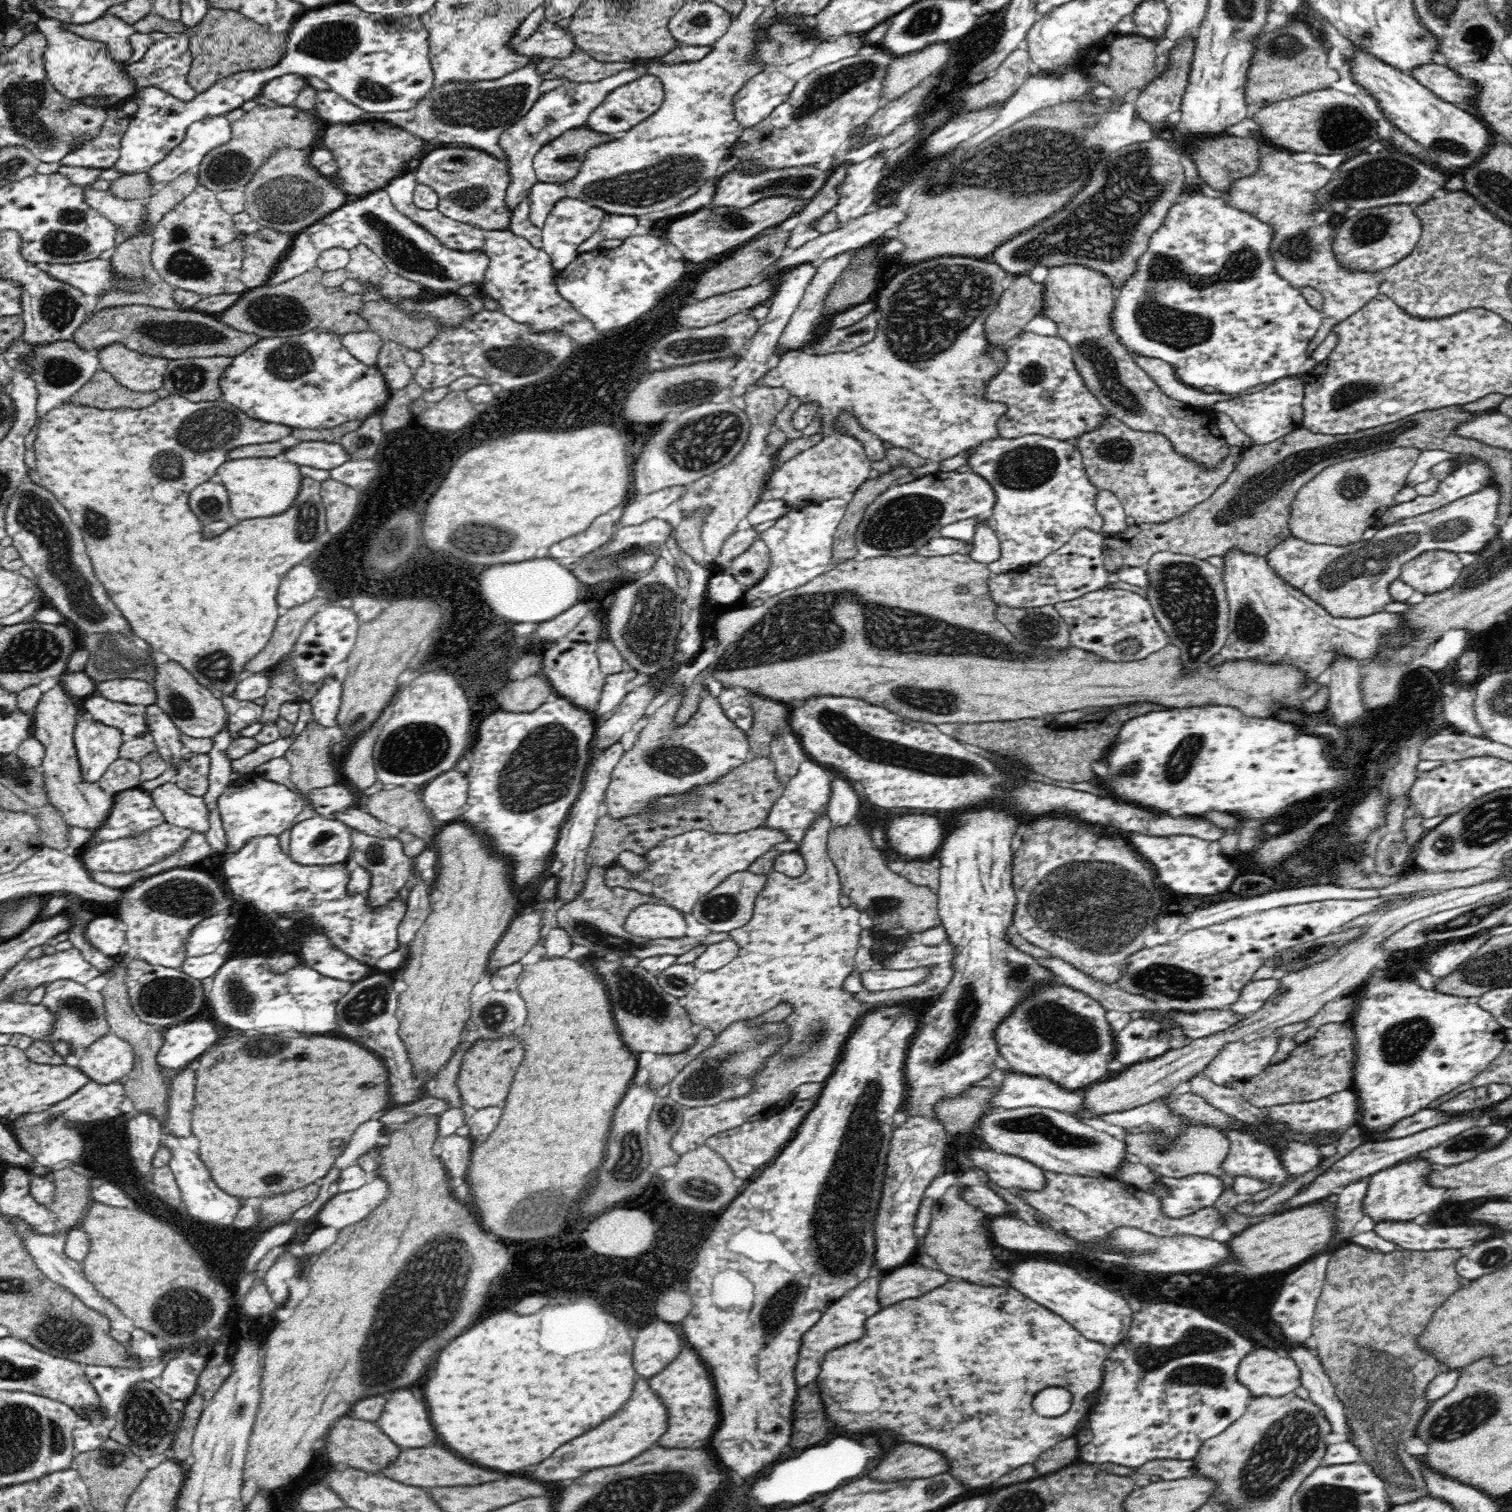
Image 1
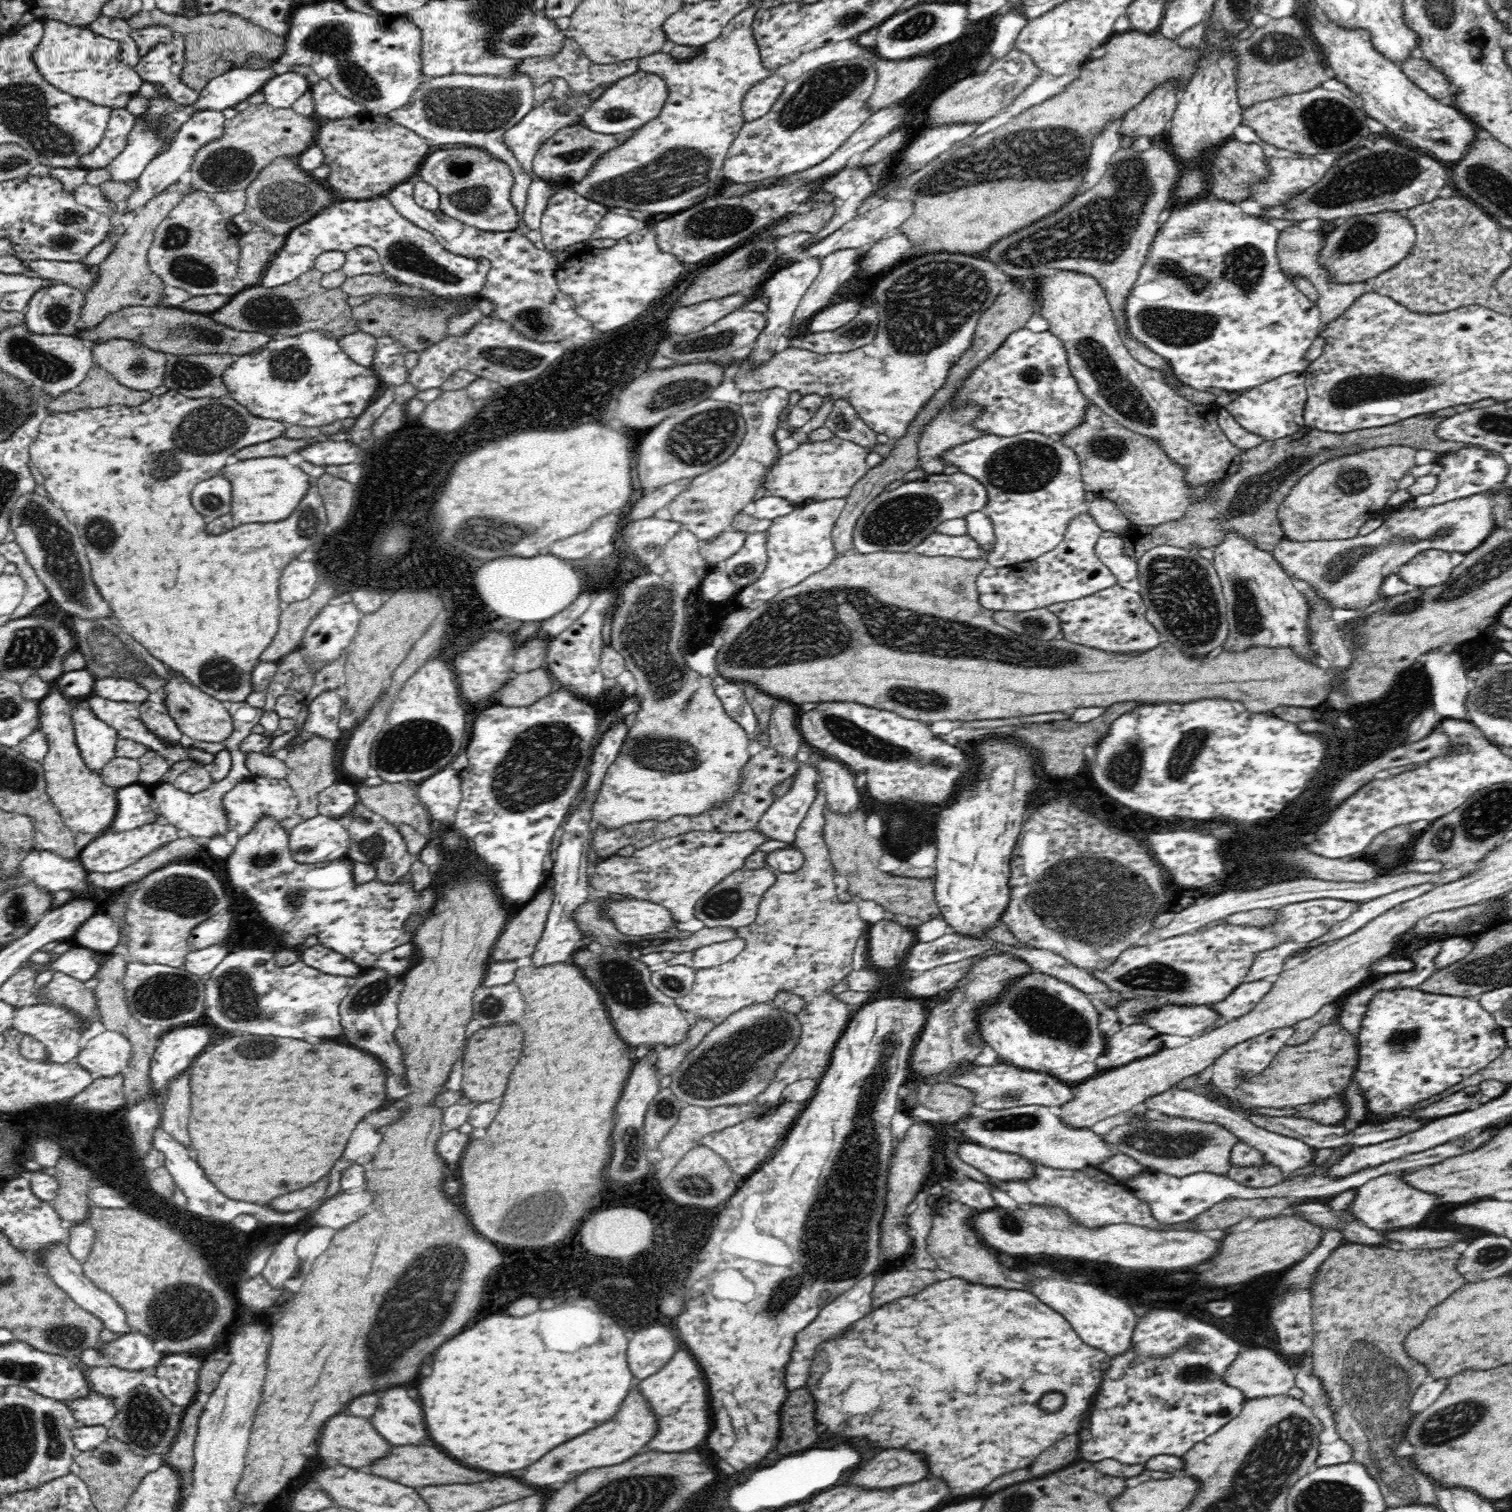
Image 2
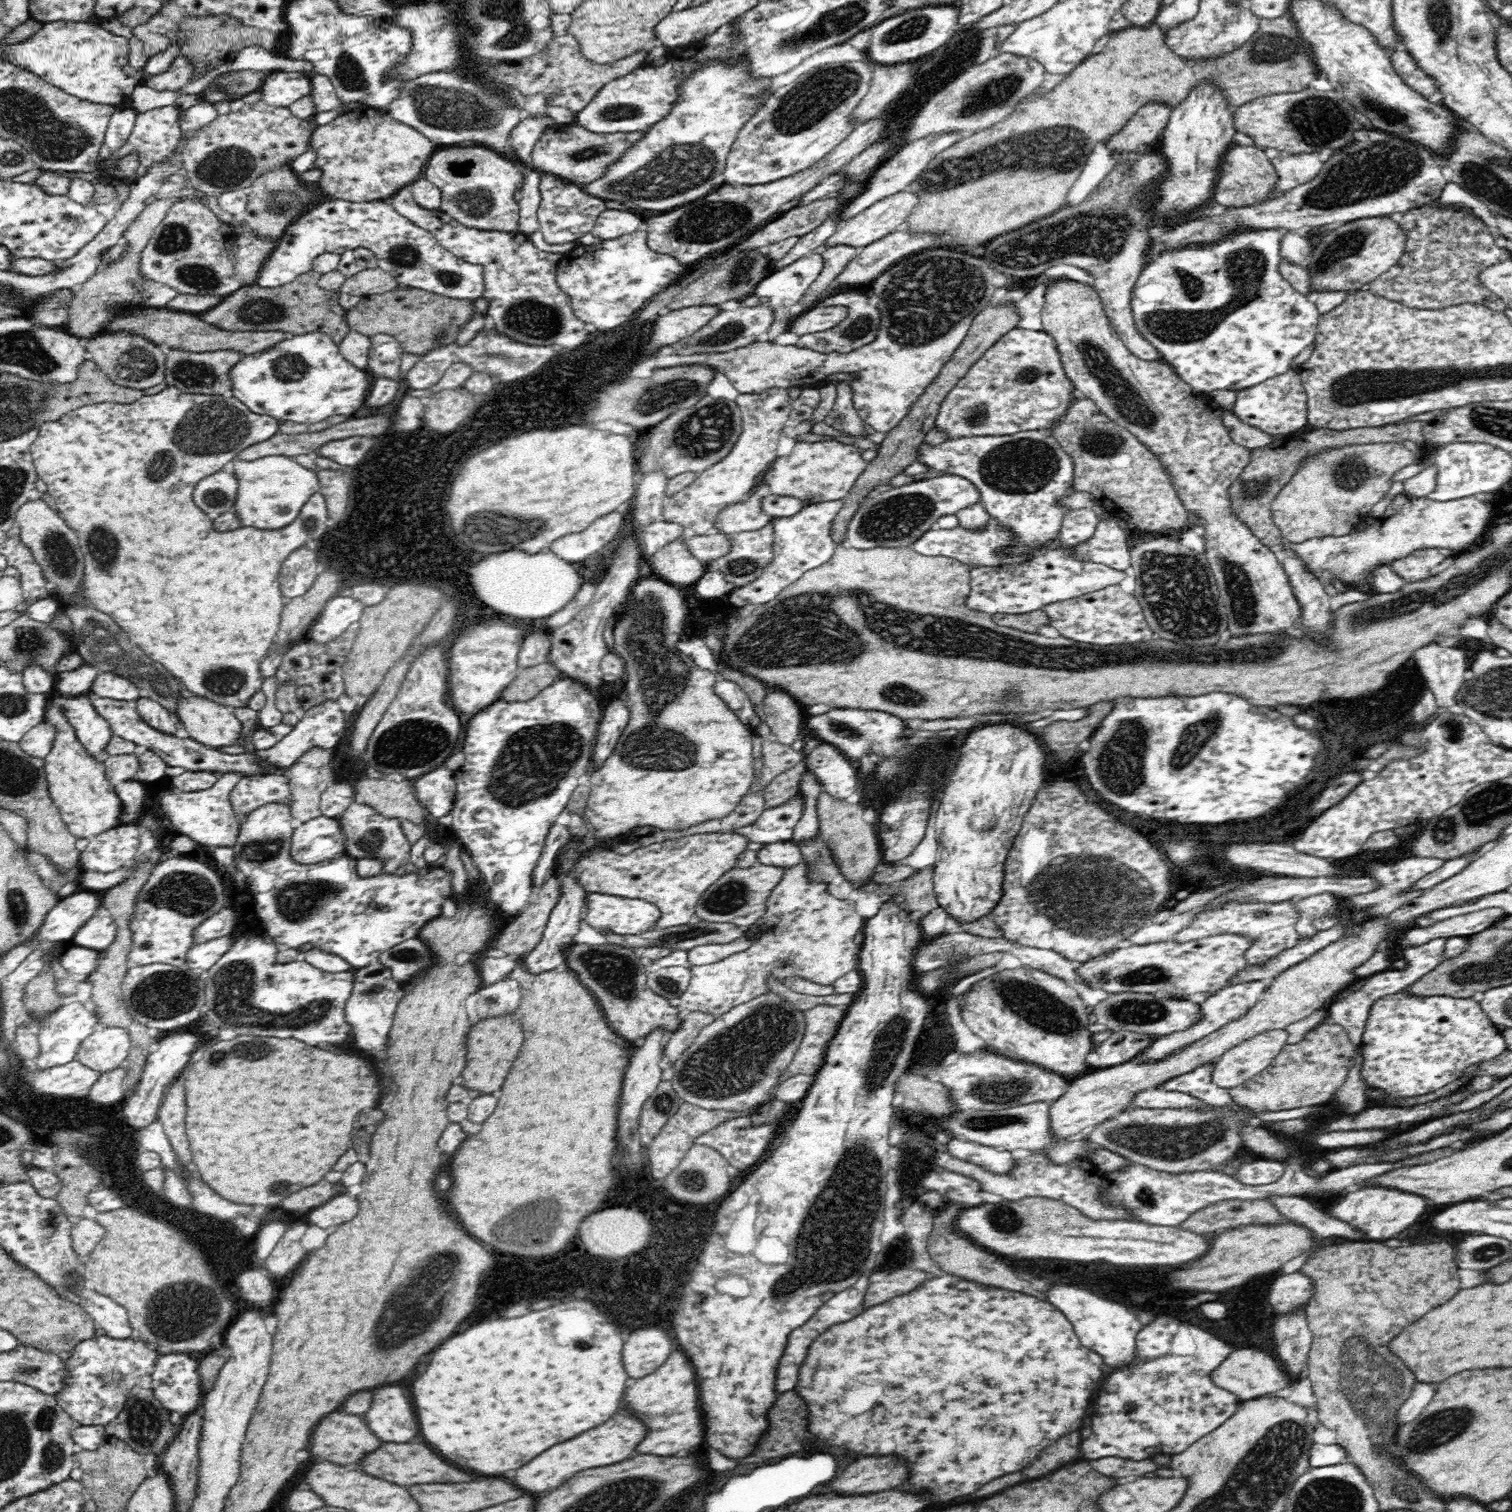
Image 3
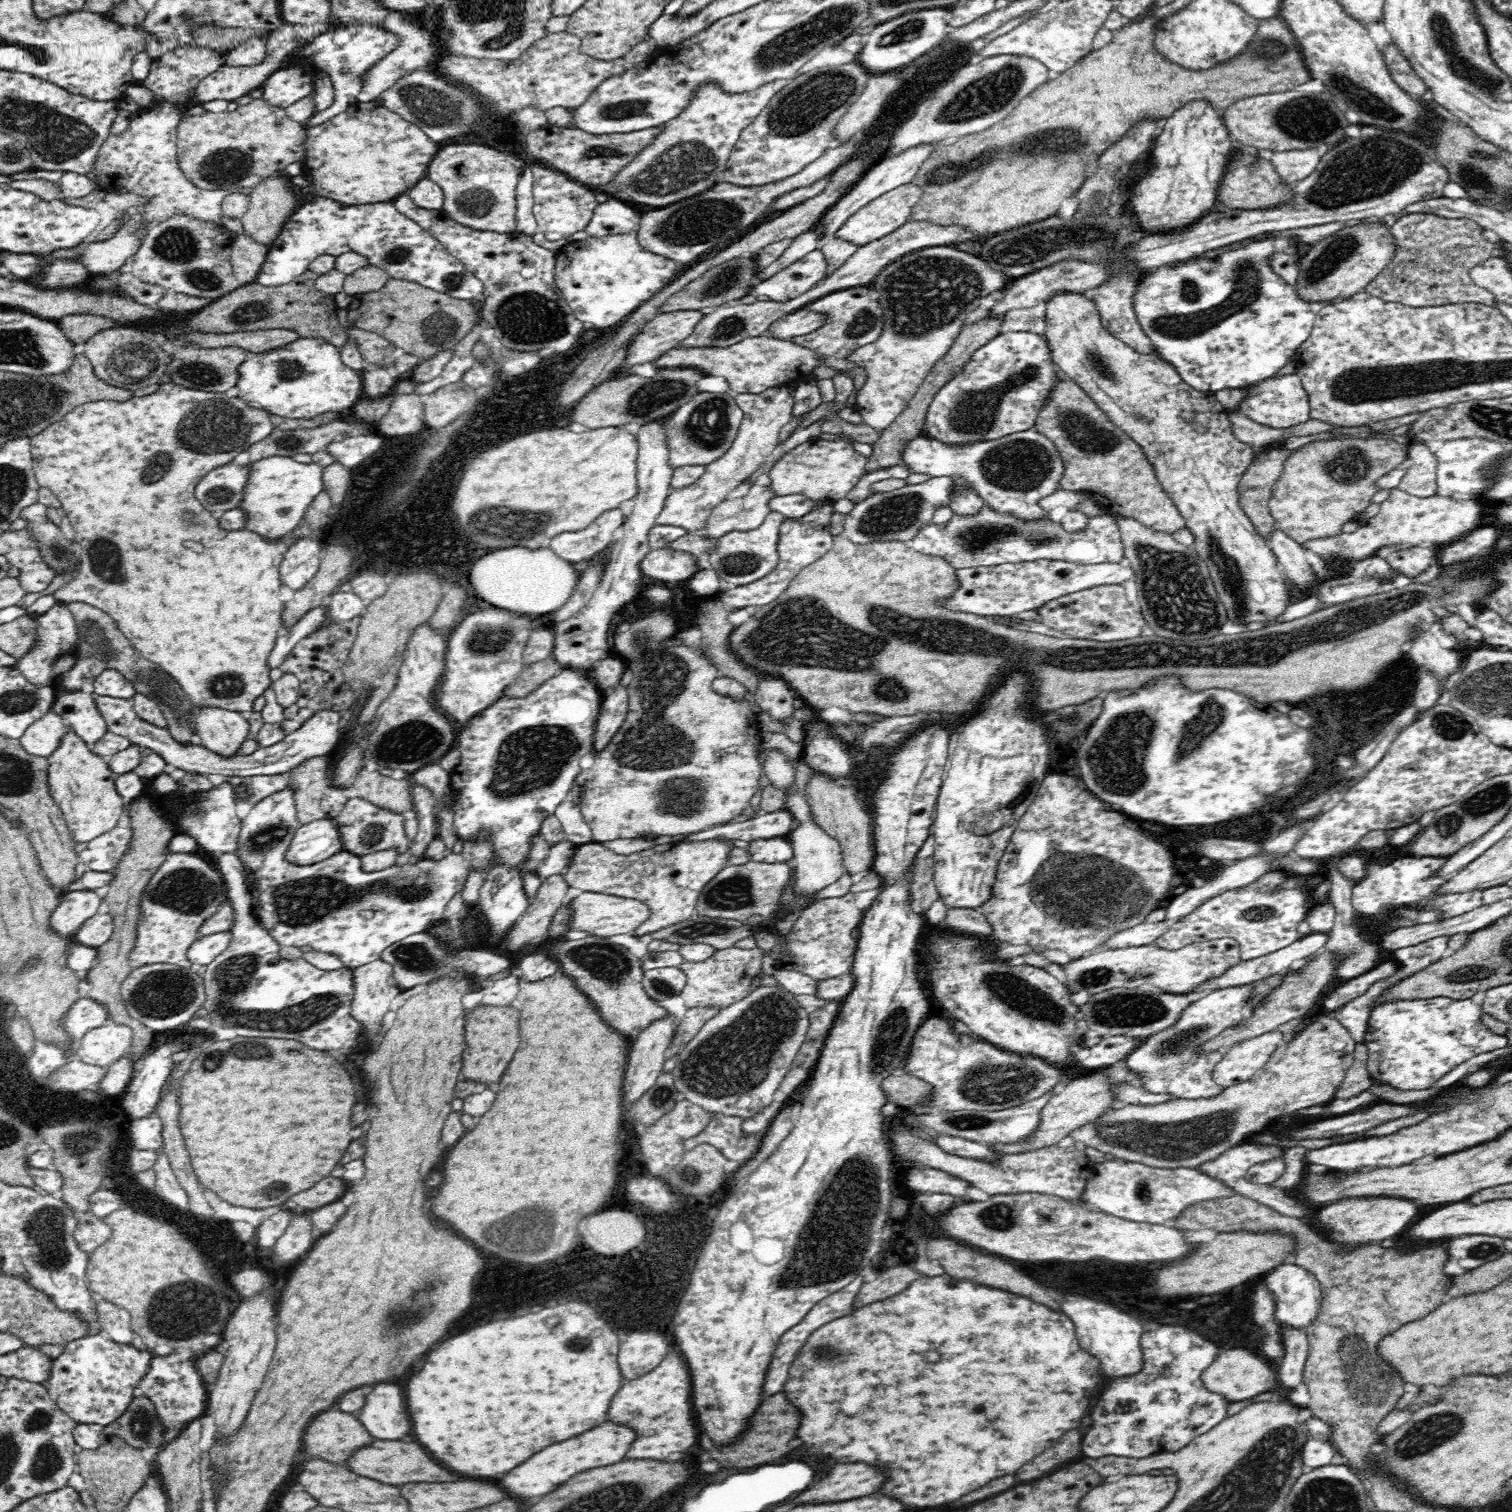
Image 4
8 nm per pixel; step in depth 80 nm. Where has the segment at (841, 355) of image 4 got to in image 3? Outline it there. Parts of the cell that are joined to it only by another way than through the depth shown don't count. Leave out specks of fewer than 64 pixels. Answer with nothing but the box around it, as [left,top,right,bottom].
[797,287,880,353]

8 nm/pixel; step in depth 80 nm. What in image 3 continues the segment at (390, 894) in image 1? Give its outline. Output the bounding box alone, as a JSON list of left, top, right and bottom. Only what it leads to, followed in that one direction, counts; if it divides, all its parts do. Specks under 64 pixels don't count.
[338,801,411,875]

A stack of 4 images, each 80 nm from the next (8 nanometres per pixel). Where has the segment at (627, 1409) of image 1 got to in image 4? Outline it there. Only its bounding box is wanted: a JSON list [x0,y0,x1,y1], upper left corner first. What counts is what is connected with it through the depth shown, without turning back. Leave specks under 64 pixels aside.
[502,1422,636,1498]

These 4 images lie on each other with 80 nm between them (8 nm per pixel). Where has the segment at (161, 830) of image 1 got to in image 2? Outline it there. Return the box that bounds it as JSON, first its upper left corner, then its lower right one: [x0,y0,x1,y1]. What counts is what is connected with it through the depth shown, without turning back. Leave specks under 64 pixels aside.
[78,820,185,872]

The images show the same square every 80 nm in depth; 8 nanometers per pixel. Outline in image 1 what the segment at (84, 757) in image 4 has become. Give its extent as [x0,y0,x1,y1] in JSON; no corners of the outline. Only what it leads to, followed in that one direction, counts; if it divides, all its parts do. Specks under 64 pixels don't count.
[32,681,115,830]

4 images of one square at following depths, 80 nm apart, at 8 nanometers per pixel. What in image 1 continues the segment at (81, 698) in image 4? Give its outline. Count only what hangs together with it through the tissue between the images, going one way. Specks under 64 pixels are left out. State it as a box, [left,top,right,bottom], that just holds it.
[74,712,127,783]

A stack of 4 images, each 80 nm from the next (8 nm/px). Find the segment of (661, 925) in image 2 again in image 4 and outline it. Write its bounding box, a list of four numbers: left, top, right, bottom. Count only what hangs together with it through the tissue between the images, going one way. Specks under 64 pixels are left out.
[569,891,650,936]

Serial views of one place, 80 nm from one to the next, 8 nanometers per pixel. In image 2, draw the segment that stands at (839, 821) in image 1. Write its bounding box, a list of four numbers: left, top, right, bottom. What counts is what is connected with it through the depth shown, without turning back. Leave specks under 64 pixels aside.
[814,753,860,815]

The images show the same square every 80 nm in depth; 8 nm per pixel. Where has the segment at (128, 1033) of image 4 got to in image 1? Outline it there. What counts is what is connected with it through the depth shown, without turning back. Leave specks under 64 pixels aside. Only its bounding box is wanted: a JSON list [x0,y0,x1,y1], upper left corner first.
[78,1032,133,1084]

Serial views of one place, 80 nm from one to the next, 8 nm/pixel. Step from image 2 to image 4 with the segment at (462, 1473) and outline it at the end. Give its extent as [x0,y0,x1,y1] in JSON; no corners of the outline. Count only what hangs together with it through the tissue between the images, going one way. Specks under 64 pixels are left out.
[348,1440,464,1484]

